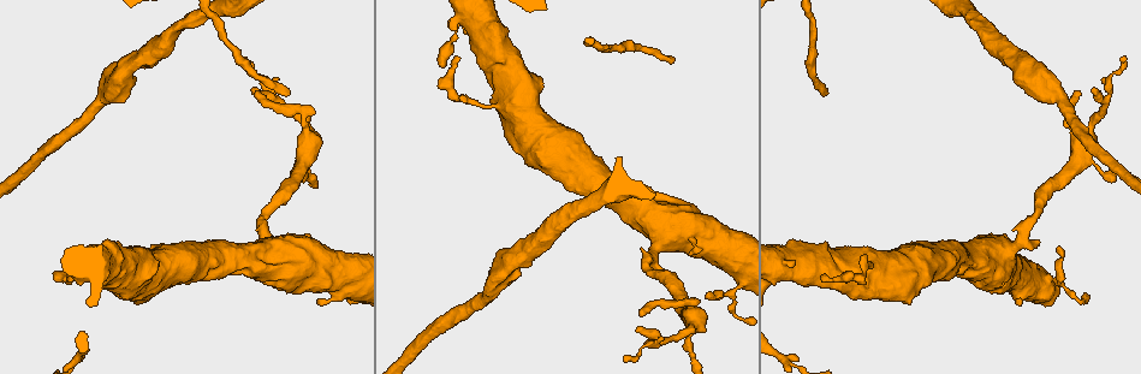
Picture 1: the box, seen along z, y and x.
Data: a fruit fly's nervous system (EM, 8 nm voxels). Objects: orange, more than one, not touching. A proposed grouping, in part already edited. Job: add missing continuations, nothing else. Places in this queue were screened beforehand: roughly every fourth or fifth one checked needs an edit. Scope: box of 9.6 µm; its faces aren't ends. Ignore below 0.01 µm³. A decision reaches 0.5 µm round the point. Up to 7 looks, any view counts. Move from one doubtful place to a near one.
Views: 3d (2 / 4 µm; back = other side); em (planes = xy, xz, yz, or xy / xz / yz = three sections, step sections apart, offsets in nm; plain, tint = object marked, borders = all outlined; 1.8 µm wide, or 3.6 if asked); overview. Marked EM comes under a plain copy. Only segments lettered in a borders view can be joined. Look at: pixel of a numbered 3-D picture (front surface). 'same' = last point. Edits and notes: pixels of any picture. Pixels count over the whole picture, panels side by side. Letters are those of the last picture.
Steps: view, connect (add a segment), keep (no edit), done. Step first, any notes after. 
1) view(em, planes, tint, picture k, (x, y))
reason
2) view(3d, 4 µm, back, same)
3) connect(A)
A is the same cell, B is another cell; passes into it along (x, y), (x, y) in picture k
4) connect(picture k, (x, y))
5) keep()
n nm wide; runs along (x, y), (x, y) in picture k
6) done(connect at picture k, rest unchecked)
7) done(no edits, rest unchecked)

view(em, 3.6 µm, planes, borders, picture 1, (320, 305))

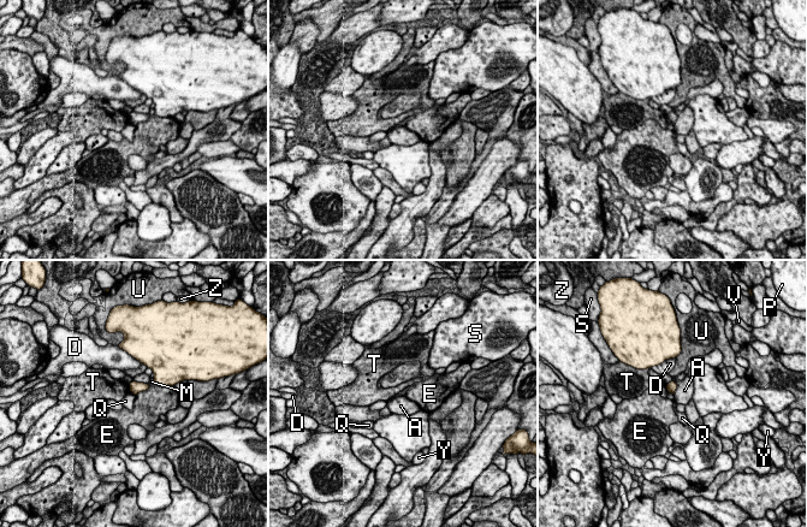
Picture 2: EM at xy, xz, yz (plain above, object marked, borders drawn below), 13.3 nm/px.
keep()
E touches over 550 nm; A, D, E, M, P, Q, S, T, U, V, Y and Z are other cells; border along (130, 391), (135, 396) in picture 2; no lettered segment goes on from it

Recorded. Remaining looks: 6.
view(em, planes, tint, picture 1, (824, 277))
tapers out

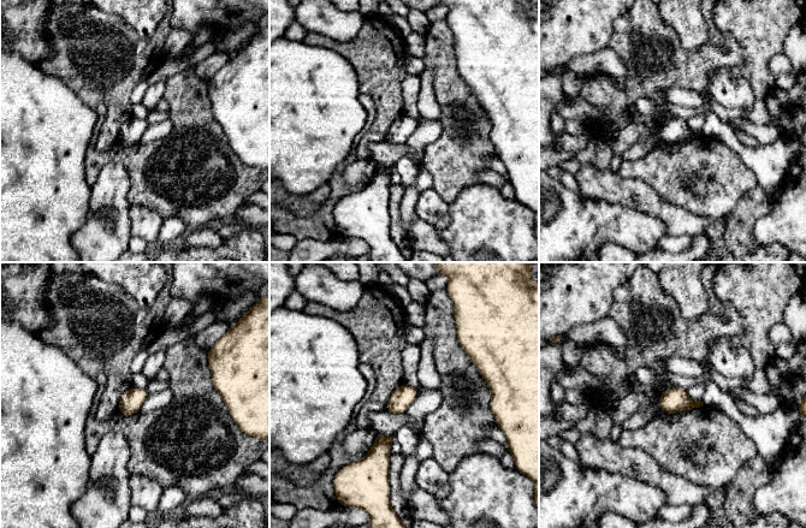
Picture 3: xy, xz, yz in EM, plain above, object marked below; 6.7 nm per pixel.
view(em, planes, borders, same)
see the neighbours

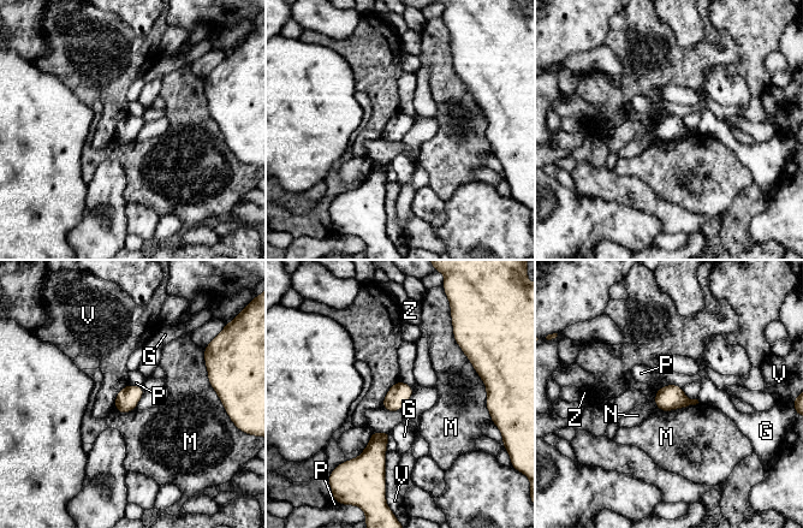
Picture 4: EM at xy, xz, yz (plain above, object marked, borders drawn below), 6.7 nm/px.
keep()
M touches over 420 nm; G, M, N, P, V and Z are other cells; border along (682, 386), (664, 385), (660, 387) in picture 4; no lettered segment goes on from it

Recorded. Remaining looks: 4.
view(em, yz, step 8, borders, picture 1, (289, 91))
an open end

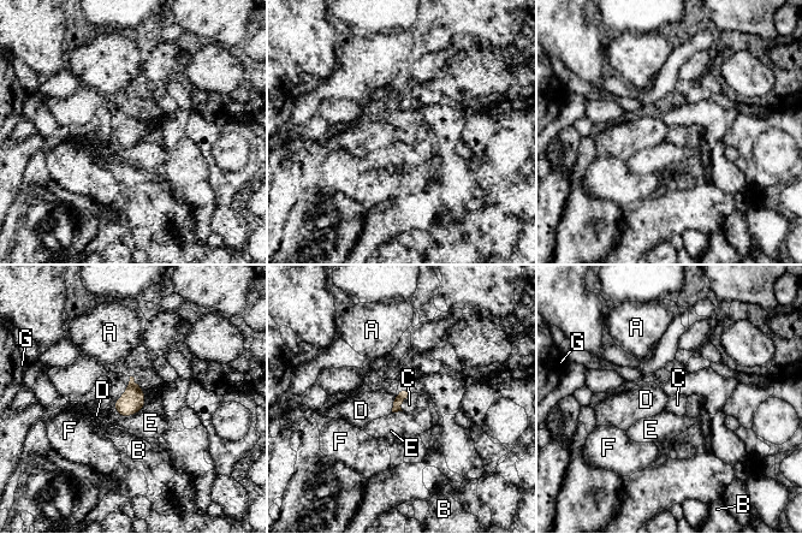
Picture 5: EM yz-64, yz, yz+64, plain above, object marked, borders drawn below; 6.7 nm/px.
connect(C)
C is the same cell, A, B, D, E, F and G are other cells; the neuron continues

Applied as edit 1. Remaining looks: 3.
done(connect at picture 5, rest unchecked)

